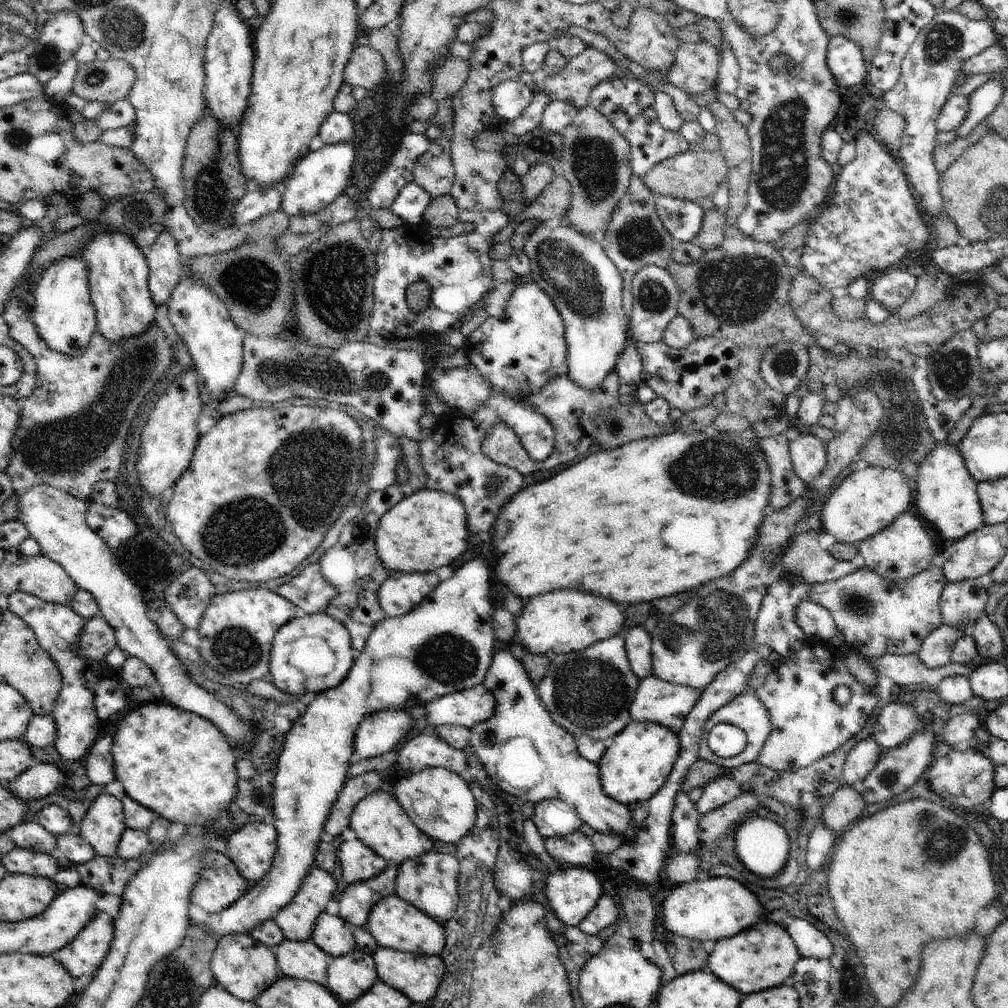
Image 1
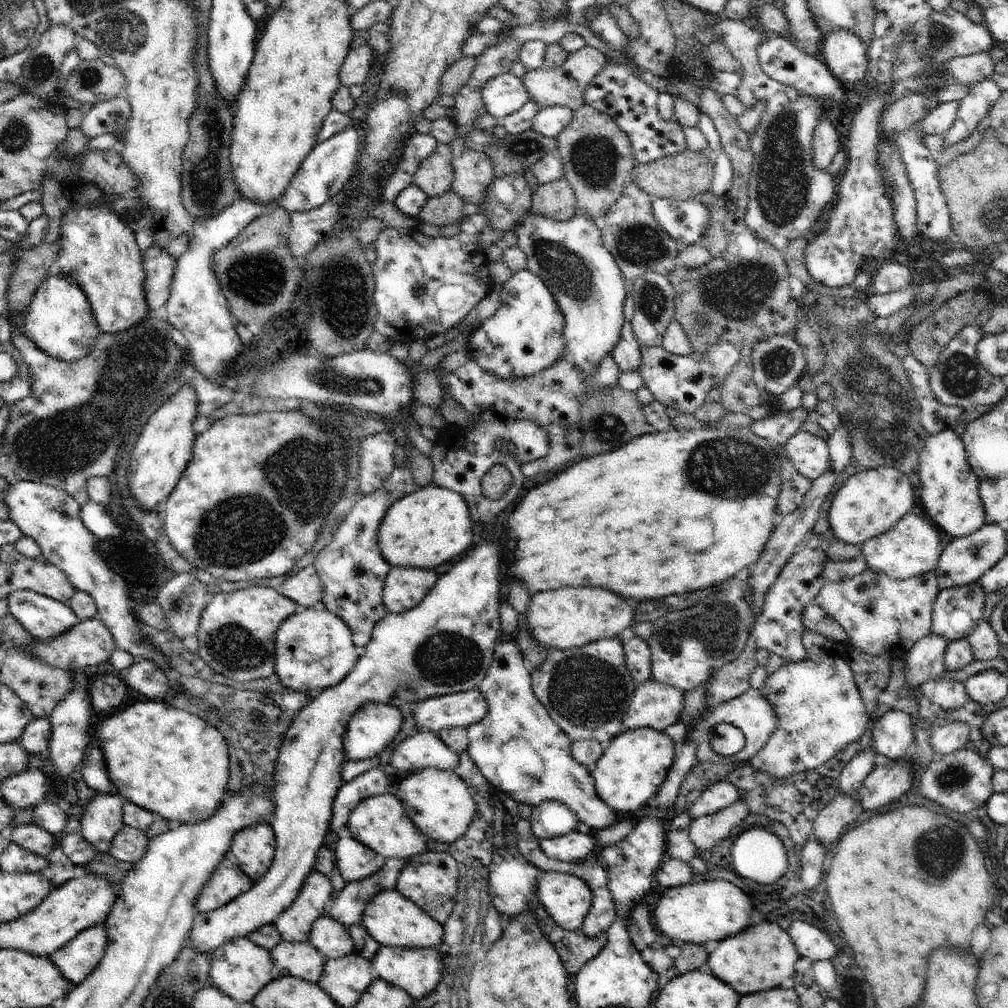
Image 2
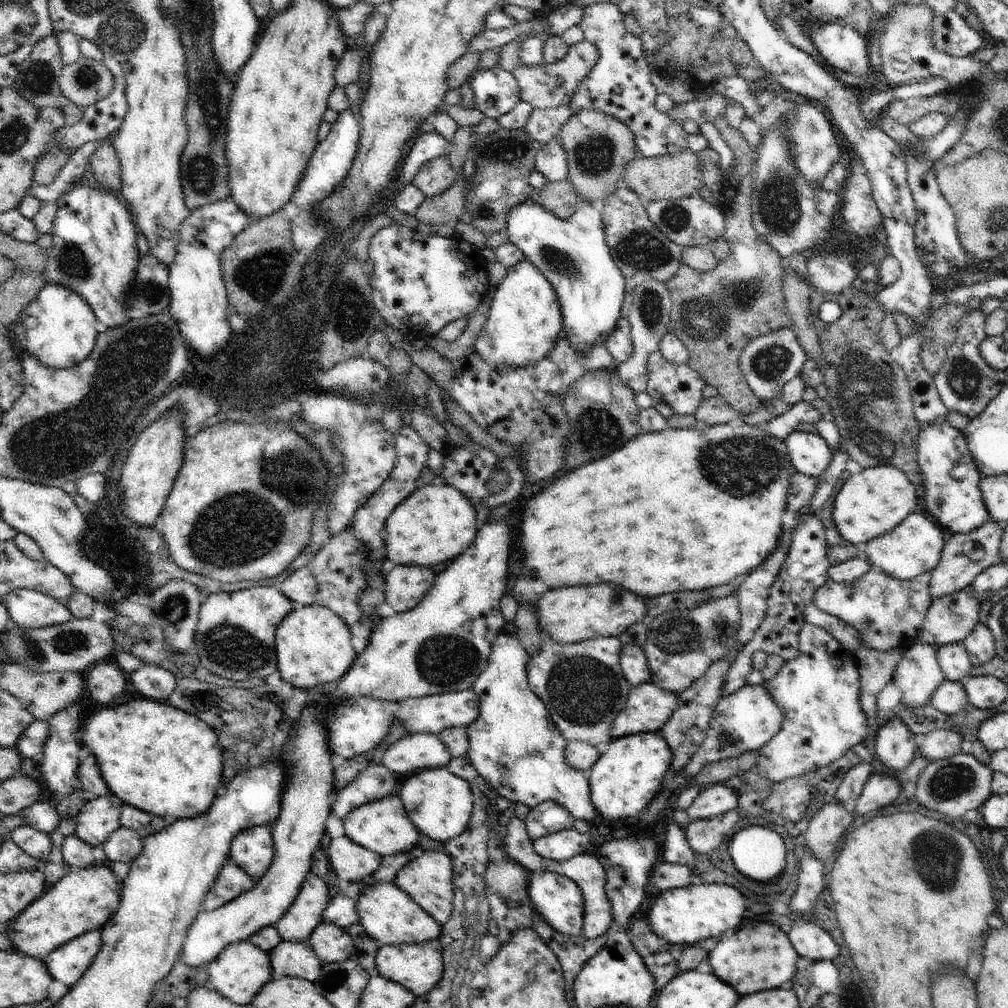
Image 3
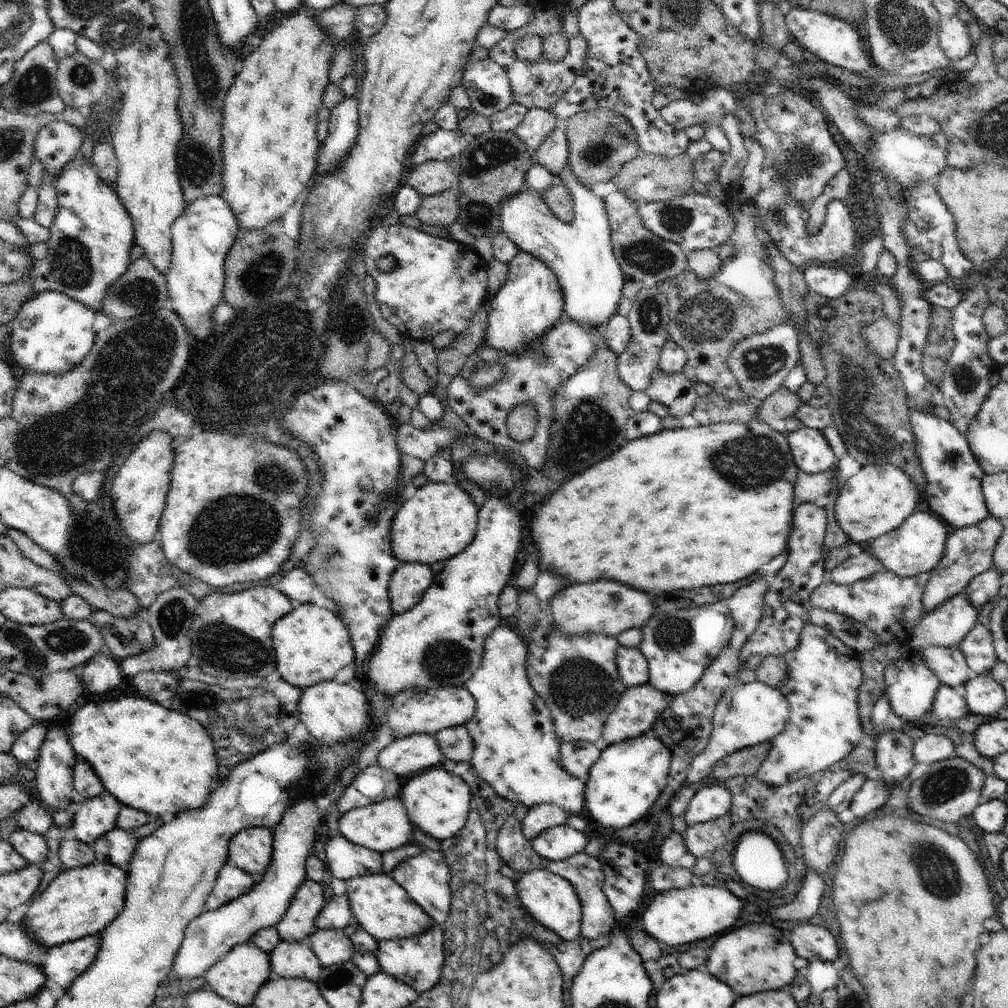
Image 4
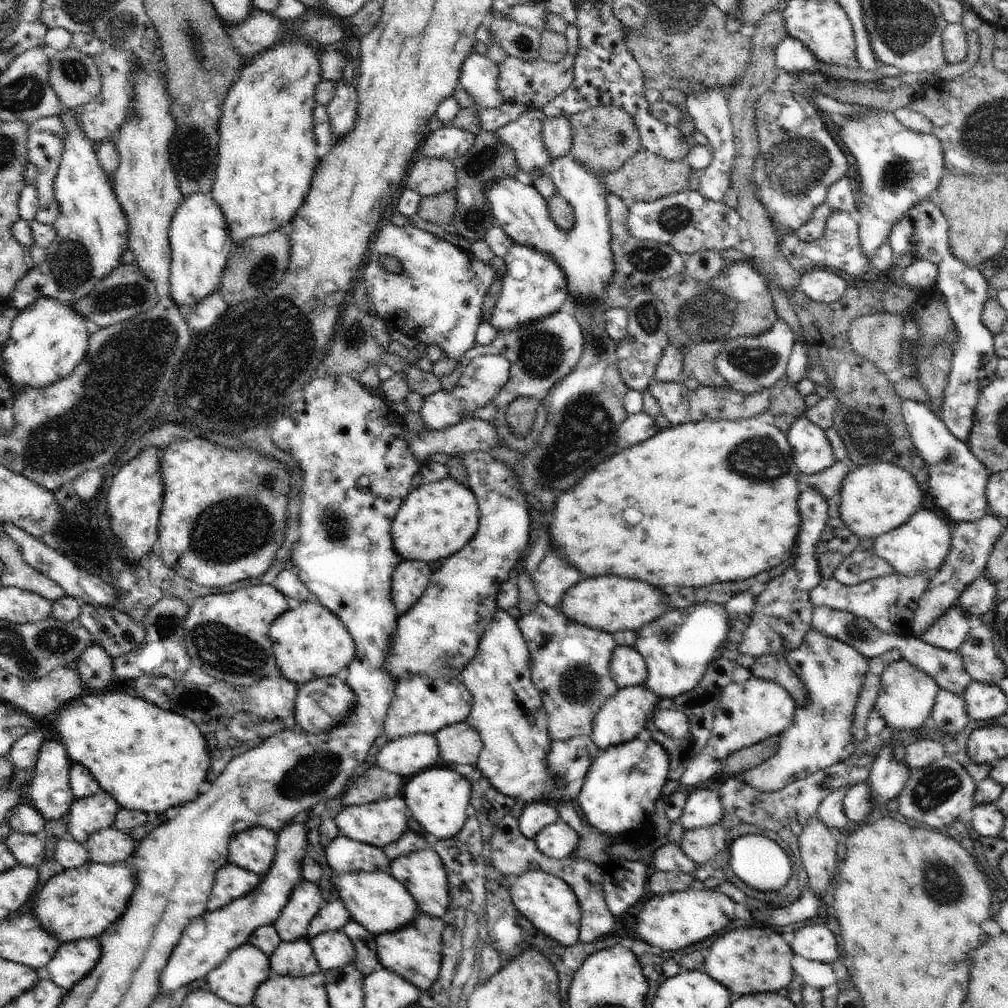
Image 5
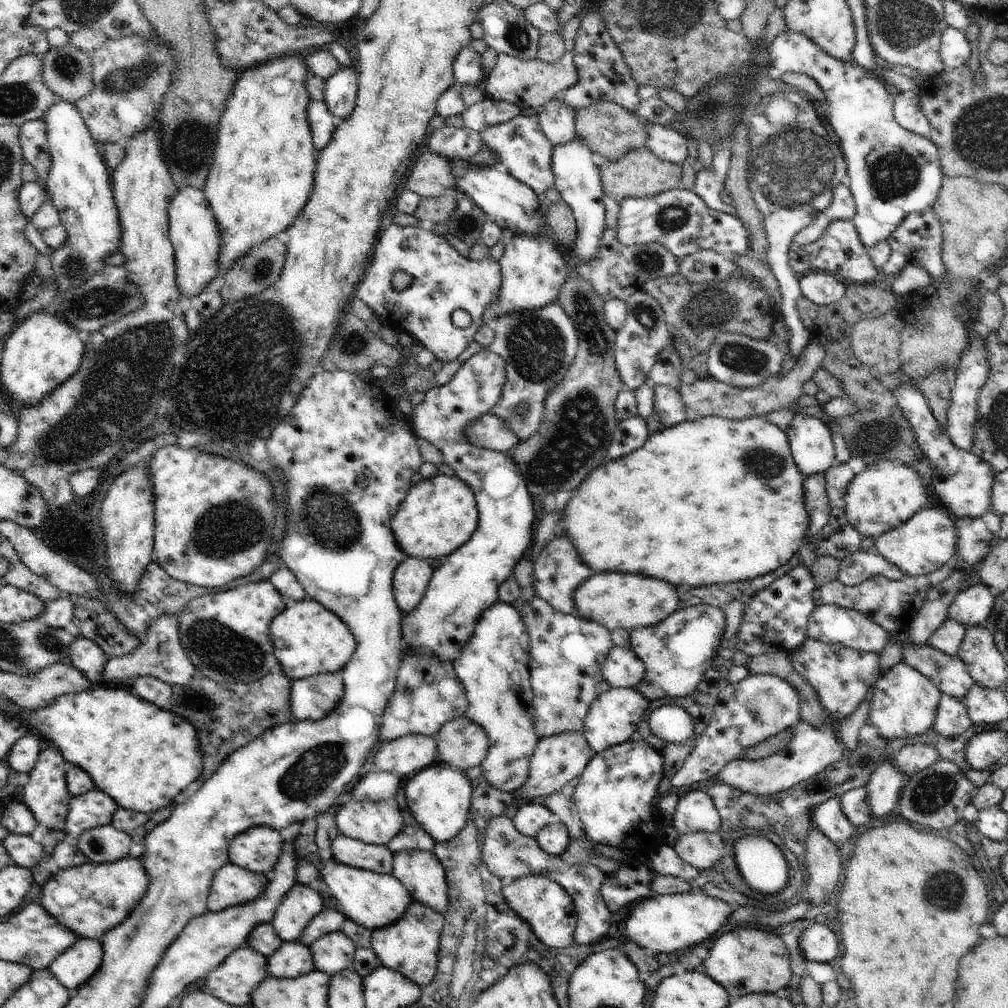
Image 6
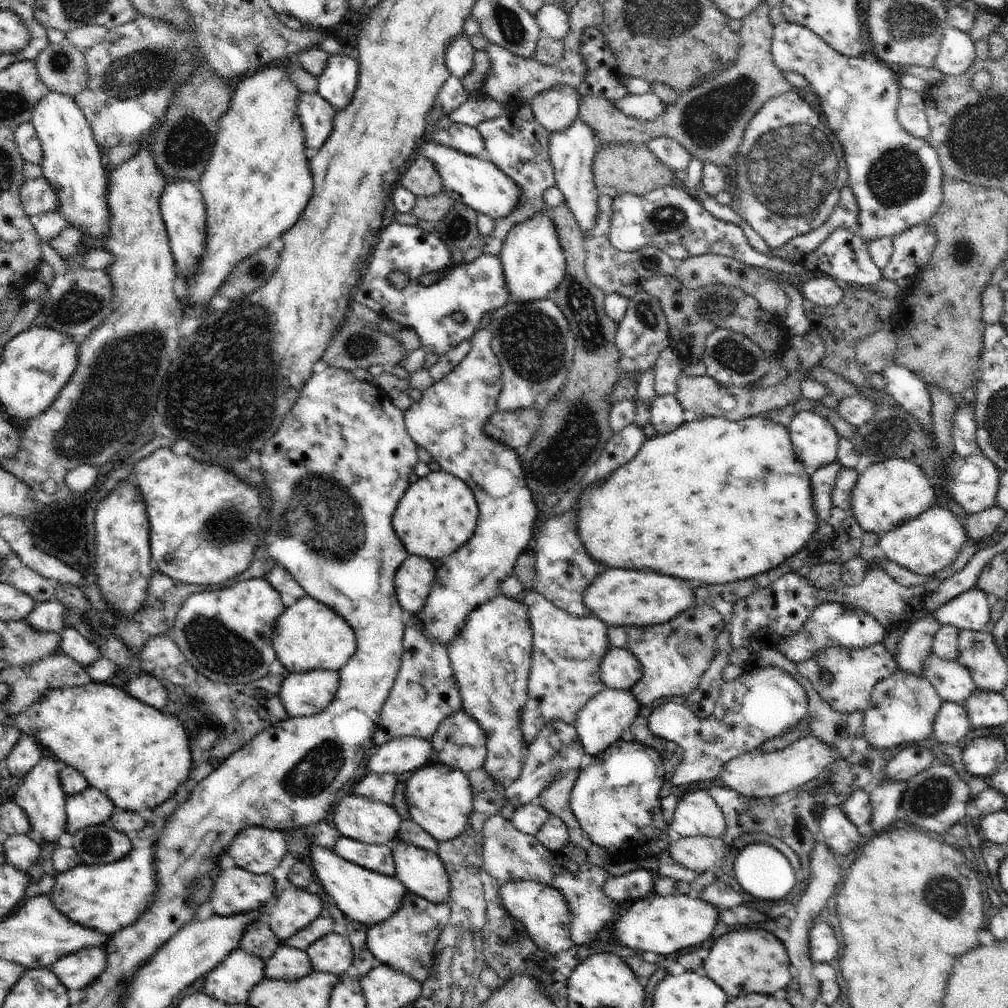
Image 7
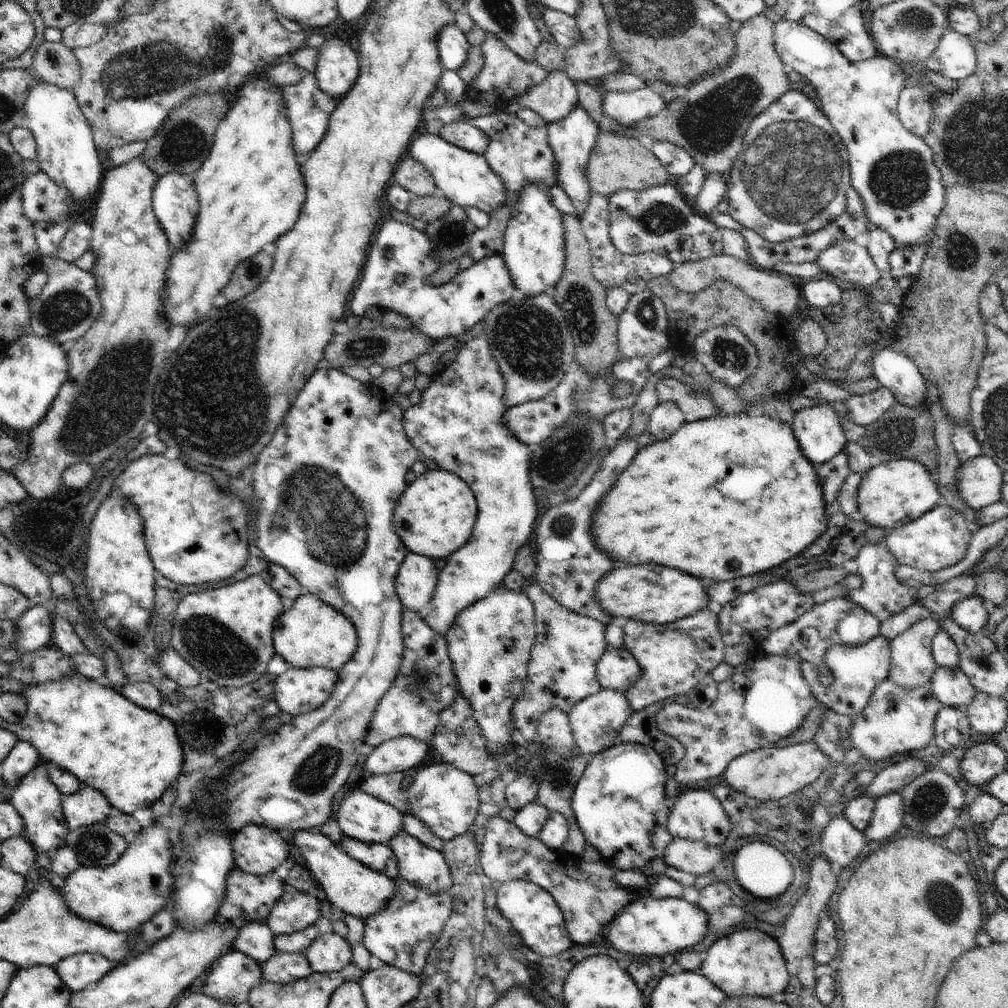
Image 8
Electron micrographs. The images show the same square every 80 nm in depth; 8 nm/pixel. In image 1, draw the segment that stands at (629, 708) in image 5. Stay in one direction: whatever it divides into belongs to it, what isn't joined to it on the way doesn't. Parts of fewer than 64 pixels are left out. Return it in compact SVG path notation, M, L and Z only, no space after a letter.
M648 676L639 683L630 712L632 722L652 722L666 728L674 728L685 722L702 692L688 686L672 684Z

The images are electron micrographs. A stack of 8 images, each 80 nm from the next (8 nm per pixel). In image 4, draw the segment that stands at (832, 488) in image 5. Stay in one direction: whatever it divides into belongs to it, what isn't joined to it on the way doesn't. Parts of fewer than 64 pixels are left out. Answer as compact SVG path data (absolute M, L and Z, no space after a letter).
M838 468L816 474L799 470L794 483L792 510L795 511L801 504L818 502L828 496L837 473Z

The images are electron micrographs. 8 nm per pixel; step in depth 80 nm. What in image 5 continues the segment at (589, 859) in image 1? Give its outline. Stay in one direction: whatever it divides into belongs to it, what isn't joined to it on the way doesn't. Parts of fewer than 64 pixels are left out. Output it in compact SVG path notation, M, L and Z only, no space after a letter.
M562 819L543 828L535 838L542 854L560 860L570 856L578 848L580 835Z

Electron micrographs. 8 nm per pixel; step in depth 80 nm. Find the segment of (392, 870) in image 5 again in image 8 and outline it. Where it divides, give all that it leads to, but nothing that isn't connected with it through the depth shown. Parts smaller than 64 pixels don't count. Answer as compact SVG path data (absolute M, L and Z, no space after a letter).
M402 829L389 845L397 858L400 878L431 895L449 892L453 880L442 851L424 846Z

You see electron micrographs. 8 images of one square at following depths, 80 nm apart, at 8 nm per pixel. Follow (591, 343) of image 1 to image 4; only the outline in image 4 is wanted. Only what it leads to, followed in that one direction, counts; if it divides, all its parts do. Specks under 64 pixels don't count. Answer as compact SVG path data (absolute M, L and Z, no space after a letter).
M567 166L558 177L556 182L564 183L573 196L574 218L571 223L560 220L549 210L542 196L529 190L518 193L501 205L501 231L519 248L529 255L535 256L543 262L558 279L560 290L564 298L564 315L566 319L578 323L584 330L596 329L601 332L606 330L609 320L618 314L618 305L624 286L624 273L613 253L611 245L611 230L608 215L605 211L603 199L593 191L584 188L576 178L572 169Z

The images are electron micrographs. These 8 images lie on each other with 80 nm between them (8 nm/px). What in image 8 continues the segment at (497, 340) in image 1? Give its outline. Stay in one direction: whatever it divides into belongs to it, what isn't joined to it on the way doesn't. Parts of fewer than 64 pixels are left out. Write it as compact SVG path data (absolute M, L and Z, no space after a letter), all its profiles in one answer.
M529 185L520 195L512 220L505 230L501 258L504 259L514 290L518 297L532 298L544 293L546 288L555 288L565 269L565 242L561 212L552 205L541 185Z

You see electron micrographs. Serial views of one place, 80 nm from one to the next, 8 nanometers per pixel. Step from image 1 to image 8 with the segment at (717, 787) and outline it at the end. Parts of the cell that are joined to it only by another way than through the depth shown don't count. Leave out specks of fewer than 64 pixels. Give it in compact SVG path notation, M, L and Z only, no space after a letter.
M689 790L677 797L667 818L668 832L681 839L724 844L730 821L722 803L708 790Z

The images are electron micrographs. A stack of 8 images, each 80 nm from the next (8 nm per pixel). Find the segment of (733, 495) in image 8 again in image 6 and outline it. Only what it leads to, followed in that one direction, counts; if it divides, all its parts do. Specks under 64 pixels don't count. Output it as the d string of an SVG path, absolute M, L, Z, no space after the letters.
M708 415L695 421L684 420L676 426L651 434L638 450L616 460L605 462L594 469L590 473L590 480L586 480L580 486L580 490L566 502L564 514L560 518L560 528L564 528L568 540L574 542L578 558L594 573L632 573L648 578L650 576L662 578L664 582L674 584L674 586L688 584L693 587L752 580L780 568L802 546L809 525L804 504L805 479L792 456L787 433L780 430L778 426L770 421L762 420L760 416L751 416L737 421Z

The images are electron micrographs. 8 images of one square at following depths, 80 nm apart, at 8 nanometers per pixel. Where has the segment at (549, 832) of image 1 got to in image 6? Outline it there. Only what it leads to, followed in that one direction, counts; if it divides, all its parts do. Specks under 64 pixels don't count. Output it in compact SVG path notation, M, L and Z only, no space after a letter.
M541 801L523 802L512 819L516 830L524 836L535 836L550 822L554 821L552 811Z

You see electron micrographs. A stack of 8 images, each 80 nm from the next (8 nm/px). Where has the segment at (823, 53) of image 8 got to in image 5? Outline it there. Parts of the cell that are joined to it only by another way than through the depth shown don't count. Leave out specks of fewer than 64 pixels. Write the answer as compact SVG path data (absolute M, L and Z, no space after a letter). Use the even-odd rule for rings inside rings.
M788 35L775 48L775 61L782 72L793 73L813 70L817 59L805 44ZM872 108L870 110L868 115L861 118L847 116L849 119L844 125L838 126L840 137L856 159L856 165L851 169L856 170L854 176L860 180L860 191L856 192L859 245L868 262L872 254L888 240L898 219L921 200L930 198L946 172L943 161L944 149L936 135L925 135L903 127L891 112Z

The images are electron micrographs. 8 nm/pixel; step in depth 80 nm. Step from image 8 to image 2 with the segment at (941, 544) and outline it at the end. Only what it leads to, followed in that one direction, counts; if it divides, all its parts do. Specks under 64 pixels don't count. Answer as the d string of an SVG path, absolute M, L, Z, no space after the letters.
M917 509L908 512L896 526L866 541L862 545L861 558L866 562L867 569L880 571L892 579L912 579L936 569L943 548L939 531L930 520L921 515Z

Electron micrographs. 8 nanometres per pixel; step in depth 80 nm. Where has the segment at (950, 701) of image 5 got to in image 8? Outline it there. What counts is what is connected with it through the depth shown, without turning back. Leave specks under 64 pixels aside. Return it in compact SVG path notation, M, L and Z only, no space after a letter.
M942 707L940 712L937 712L933 727L932 743L946 752L956 749L962 751L964 742L973 733L965 709L954 707Z

